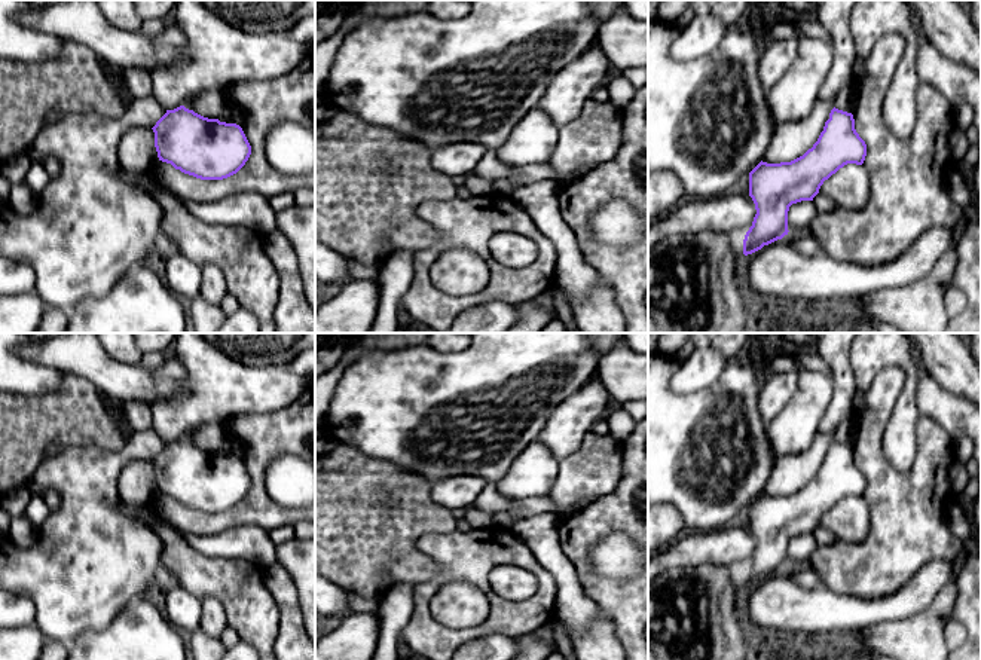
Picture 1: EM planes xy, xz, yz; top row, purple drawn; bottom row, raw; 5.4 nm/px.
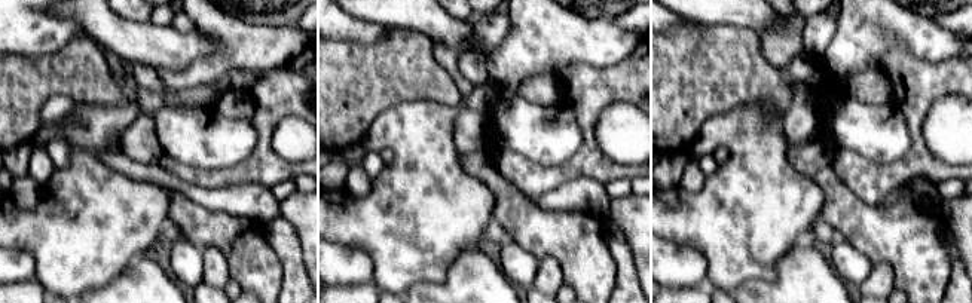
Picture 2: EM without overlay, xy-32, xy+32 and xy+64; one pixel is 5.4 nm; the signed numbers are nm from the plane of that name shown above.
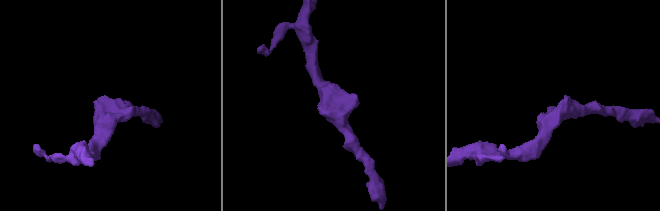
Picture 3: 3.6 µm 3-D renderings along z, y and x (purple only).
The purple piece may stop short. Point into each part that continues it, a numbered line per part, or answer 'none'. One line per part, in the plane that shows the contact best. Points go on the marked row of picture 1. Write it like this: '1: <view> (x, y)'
none

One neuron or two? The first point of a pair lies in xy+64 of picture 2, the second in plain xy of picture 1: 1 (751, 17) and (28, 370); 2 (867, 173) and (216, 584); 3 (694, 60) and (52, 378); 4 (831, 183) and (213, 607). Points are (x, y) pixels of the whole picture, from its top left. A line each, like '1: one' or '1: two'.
1: two
2: two
3: two
4: two

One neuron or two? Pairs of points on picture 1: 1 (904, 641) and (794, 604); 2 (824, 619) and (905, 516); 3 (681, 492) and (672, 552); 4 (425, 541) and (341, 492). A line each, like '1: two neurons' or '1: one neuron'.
1: two neurons
2: two neurons
3: two neurons
4: two neurons

